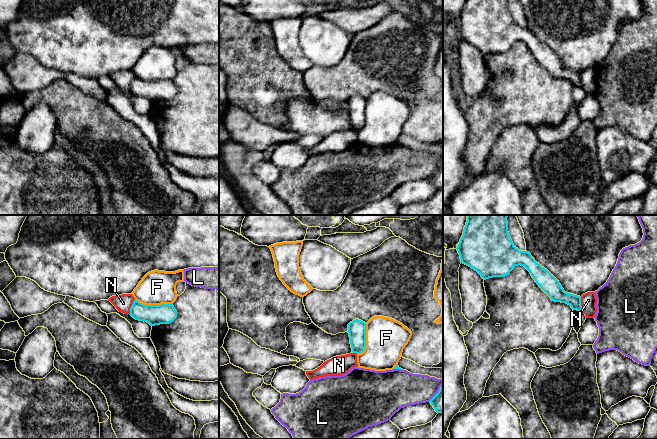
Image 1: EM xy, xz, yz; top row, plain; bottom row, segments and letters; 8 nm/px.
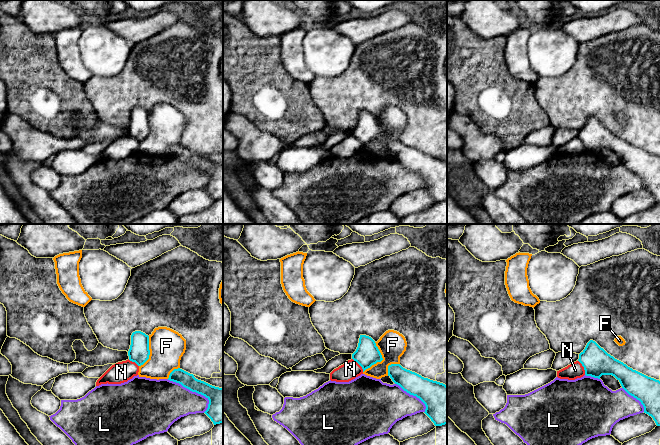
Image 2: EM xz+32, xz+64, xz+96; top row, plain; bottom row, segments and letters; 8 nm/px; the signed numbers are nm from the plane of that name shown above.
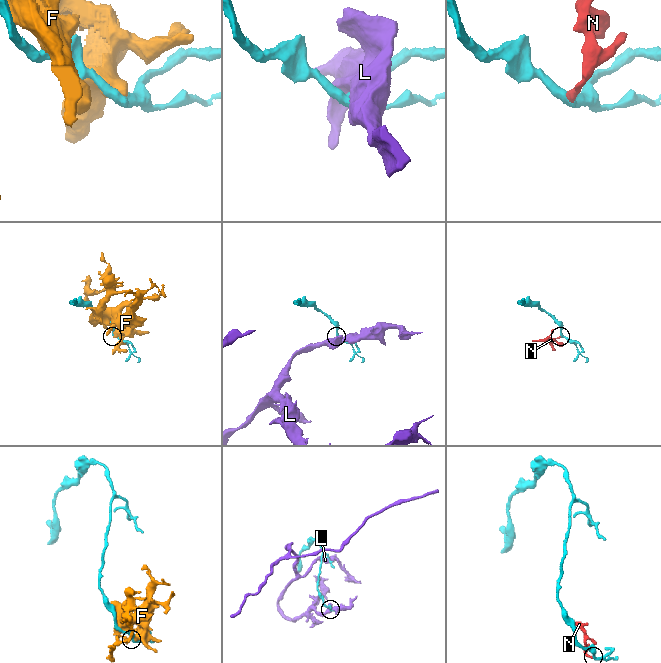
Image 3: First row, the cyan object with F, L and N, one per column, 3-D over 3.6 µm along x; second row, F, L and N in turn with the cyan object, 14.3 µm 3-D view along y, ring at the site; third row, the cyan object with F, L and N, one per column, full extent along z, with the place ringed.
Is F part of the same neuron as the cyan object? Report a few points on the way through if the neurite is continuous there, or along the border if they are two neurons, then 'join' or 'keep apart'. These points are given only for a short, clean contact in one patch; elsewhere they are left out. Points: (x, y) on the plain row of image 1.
keep apart

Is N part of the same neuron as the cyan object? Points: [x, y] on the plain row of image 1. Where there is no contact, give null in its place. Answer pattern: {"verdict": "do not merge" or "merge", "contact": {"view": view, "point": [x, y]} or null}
{"verdict": "do not merge", "contact": {"view": "xy", "point": [131, 82]}}

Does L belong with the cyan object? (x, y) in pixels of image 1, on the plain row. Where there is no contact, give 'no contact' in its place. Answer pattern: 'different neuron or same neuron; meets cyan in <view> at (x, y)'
different neuron; meets cyan in xz at (437, 169)

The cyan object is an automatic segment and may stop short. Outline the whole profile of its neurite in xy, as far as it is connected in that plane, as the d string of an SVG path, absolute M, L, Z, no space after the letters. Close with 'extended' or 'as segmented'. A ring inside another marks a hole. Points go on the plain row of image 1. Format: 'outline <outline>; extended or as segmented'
outline M134 76L130 91L139 97L149 99L151 102L169 100L177 94L177 87L172 80L144 81Z; as segmented

